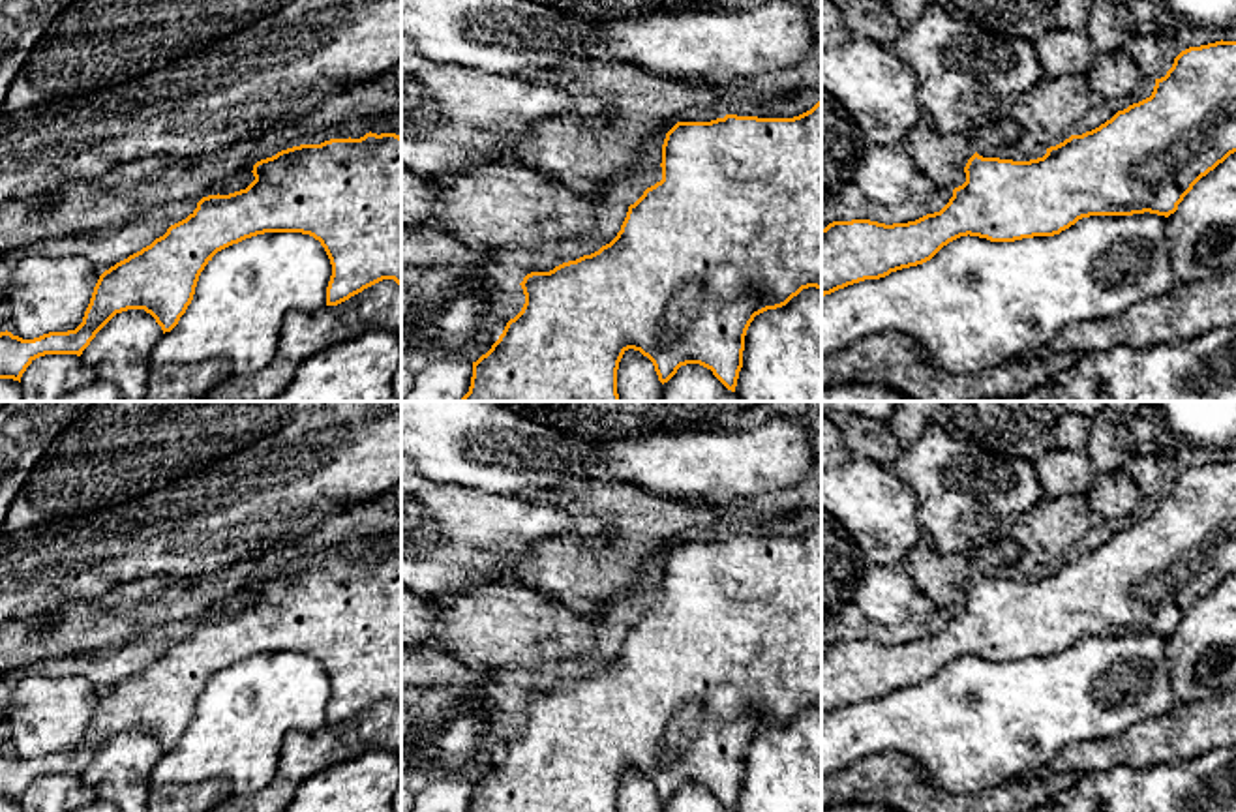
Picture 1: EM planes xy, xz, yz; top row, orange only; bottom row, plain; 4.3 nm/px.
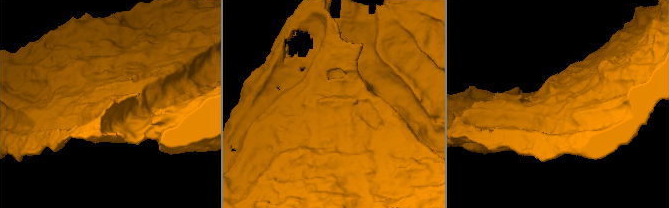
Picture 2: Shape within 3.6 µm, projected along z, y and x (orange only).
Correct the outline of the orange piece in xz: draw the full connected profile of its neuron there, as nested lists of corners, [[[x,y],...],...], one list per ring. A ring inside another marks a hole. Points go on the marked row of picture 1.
[[[821,101],[793,118],[726,114],[711,122],[677,122],[662,144],[662,180],[647,188],[628,206],[617,236],[591,255],[563,263],[550,272],[531,272],[520,283],[525,294],[521,311],[510,319],[491,349],[473,362],[469,392],[461,401],[619,401],[617,369],[628,349],[647,356],[658,381],[668,383],[681,366],[700,364],[731,392],[743,368],[745,336],[756,315],[786,306],[803,289],[821,289]]]

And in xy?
[[[366,133],[360,139],[330,139],[321,144],[300,144],[253,165],[255,180],[229,195],[208,195],[182,221],[150,246],[105,270],[92,293],[83,323],[75,330],[49,332],[23,339],[0,332],[0,379],[21,383],[26,368],[45,354],[77,354],[116,315],[144,309],[171,332],[193,300],[201,272],[212,257],[246,238],[264,233],[302,233],[321,242],[332,276],[326,306],[338,306],[364,289],[394,279],[401,285],[401,137]]]

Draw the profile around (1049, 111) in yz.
[[[1043,75],[1017,101],[1011,118],[1024,135],[1050,148],[1073,135],[1075,124],[1093,103],[1086,75]]]

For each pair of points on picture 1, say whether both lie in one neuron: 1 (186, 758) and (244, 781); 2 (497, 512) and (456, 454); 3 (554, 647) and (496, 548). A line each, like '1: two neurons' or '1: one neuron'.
1: one neuron
2: two neurons
3: two neurons

